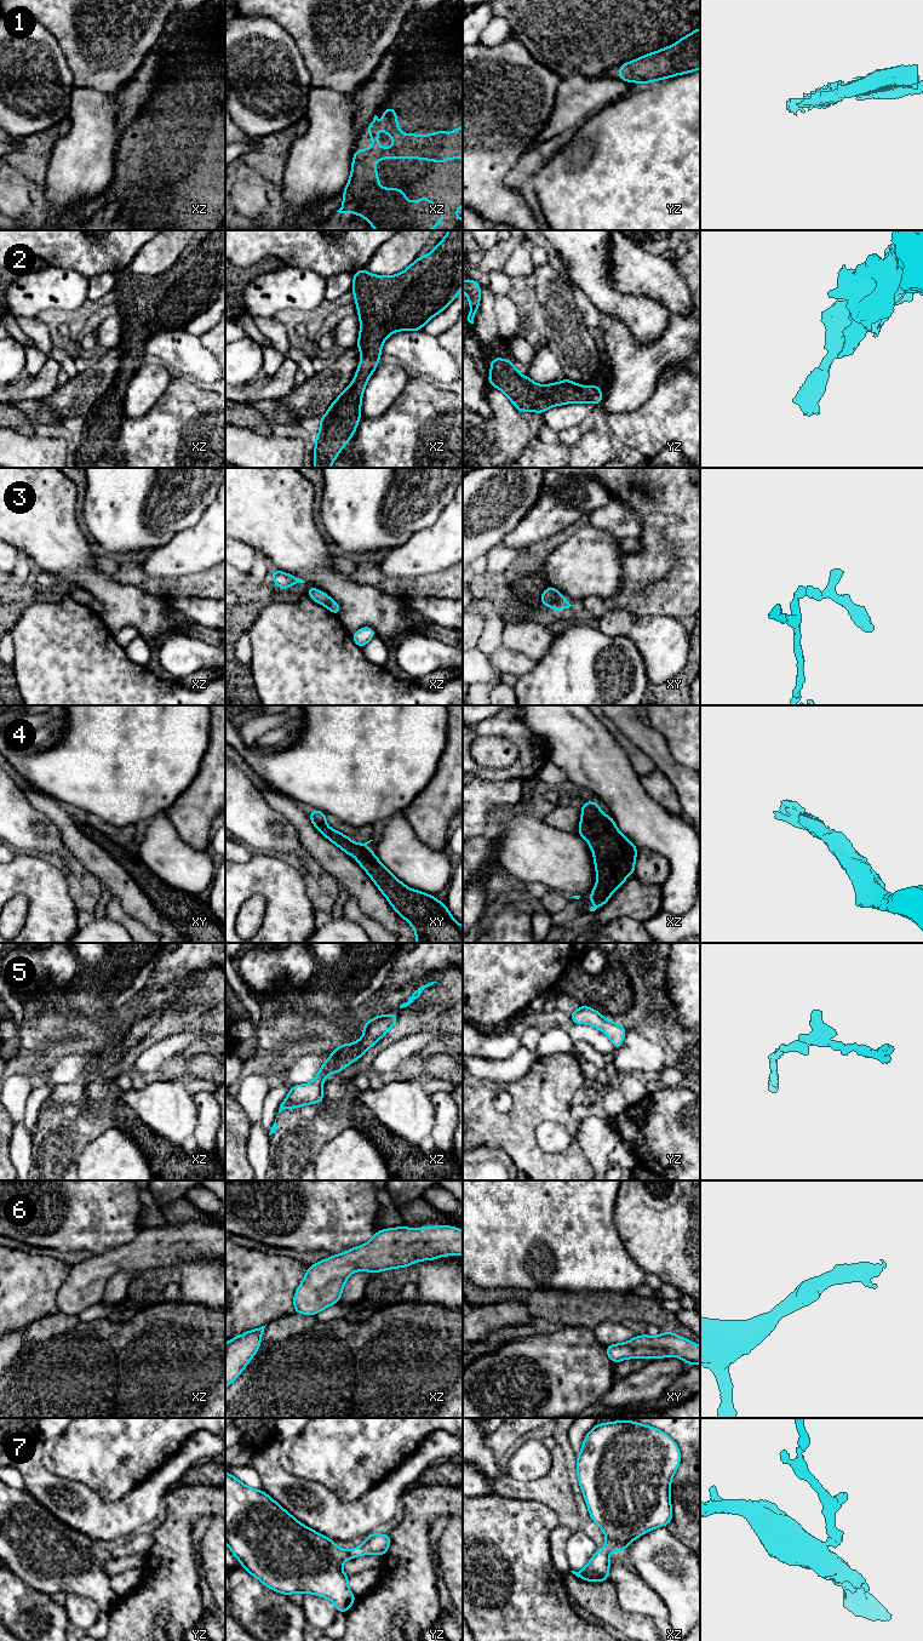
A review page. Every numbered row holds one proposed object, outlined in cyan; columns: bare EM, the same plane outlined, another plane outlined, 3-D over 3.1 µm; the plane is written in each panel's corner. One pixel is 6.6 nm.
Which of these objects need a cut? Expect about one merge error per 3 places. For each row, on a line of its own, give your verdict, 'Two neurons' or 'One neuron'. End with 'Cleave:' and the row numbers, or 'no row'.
1: One neuron
2: One neuron
3: One neuron
4: One neuron
5: One neuron
6: One neuron
7: One neuron
Cleave: no row

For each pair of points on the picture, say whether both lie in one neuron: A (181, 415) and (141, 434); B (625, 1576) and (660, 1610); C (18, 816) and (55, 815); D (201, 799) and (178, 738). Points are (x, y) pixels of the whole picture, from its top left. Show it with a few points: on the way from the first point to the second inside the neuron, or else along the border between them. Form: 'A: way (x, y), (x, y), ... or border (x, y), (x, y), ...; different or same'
A: way (171, 424), (161, 434), (150, 434); same
B: way (632, 1584), (652, 1604); same
C: border (27, 793), (27, 799), (55, 824), (62, 838); different
D: border (205, 753), (194, 781), (175, 800); different

